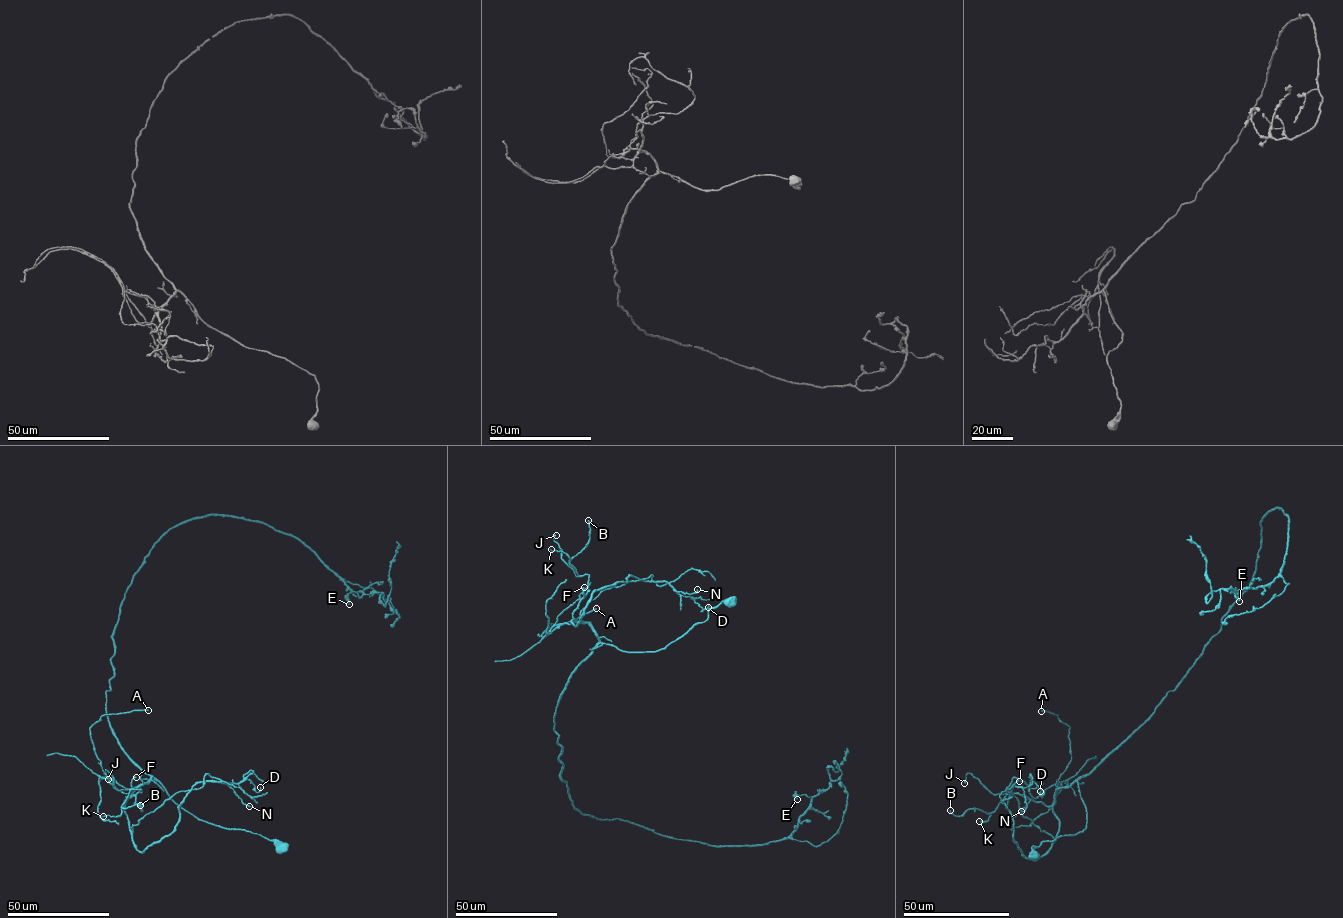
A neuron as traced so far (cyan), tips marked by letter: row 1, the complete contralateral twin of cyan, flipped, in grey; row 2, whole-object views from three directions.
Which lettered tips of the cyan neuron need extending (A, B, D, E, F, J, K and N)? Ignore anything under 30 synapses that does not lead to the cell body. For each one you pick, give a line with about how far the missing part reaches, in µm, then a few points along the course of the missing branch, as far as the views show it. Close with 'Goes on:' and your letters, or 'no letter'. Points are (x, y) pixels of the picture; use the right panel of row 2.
Goes on: no letter

